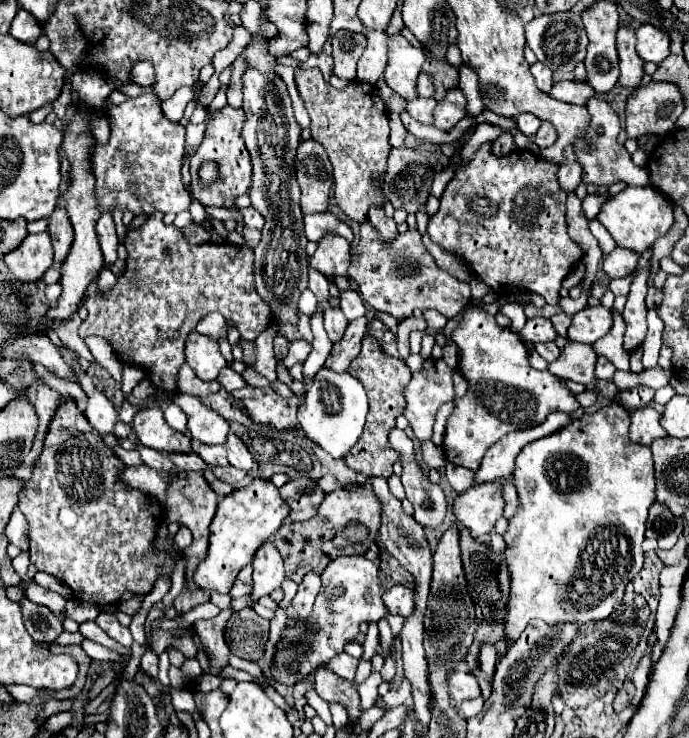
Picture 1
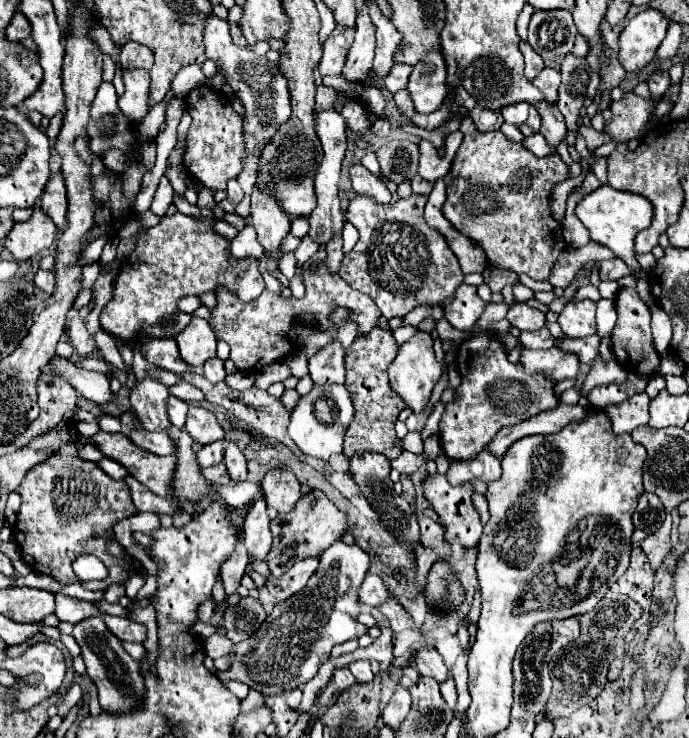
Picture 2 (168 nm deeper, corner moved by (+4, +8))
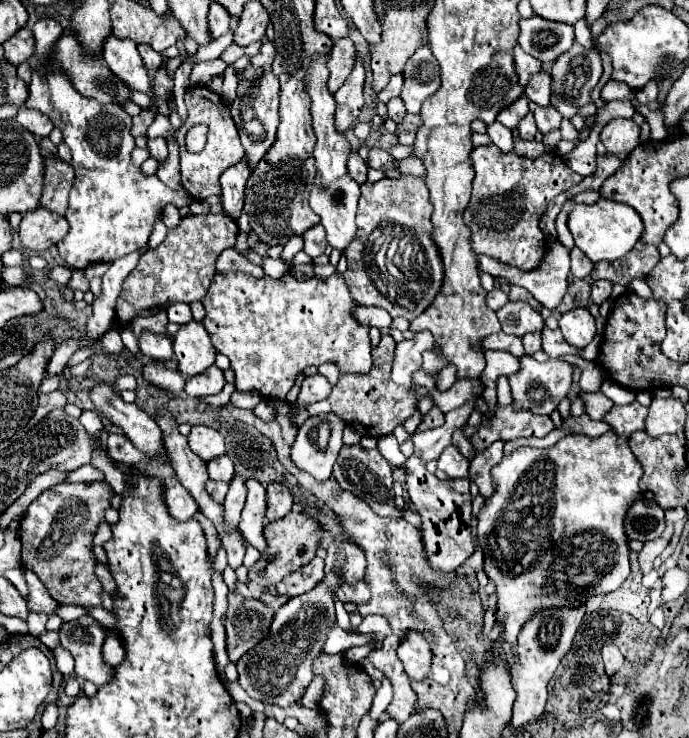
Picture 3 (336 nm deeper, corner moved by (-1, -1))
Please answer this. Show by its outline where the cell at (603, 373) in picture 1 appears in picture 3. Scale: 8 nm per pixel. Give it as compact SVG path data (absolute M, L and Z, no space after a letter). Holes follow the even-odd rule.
M545 326L541 336L543 336L543 352L553 360L557 360L565 354L573 354L573 356L581 354L581 348L573 348L571 344L565 342L565 338L561 336L561 330L549 330Z

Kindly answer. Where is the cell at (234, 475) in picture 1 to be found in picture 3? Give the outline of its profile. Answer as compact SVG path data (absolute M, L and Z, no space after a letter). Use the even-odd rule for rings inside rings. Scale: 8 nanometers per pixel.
M209 480L207 482L207 490L211 492L215 502L223 502L225 494L227 494L227 482L213 482L213 480Z

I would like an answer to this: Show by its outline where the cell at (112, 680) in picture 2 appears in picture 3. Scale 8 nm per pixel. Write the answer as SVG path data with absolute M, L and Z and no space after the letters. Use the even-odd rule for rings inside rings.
M83 616L79 620L65 622L59 636L61 646L67 648L75 658L75 674L79 678L93 682L97 688L113 680L115 668L103 658L105 630L95 618Z

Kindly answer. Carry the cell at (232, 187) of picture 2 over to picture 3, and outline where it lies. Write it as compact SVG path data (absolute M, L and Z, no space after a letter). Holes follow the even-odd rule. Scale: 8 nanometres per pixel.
M245 162L241 164L235 164L233 168L225 170L221 174L221 188L223 188L223 210L227 216L231 216L233 220L239 218L241 210L243 210L243 192L245 192L245 184L247 184L247 178L249 178L251 170L247 168Z

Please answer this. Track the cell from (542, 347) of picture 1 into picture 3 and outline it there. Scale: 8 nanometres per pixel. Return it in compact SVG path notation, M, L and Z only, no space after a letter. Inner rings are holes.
M531 332L523 336L523 346L525 346L525 354L535 354L541 350L541 332Z

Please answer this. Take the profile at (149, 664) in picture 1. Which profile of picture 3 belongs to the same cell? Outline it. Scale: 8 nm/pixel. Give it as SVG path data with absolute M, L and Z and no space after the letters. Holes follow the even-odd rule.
M107 636L105 646L103 646L103 656L105 662L111 666L119 666L121 660L125 660L125 646L117 636Z

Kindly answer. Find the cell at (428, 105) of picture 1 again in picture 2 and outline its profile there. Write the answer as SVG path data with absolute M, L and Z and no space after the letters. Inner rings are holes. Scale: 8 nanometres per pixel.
M406 89L394 93L394 103L396 103L398 111L400 111L404 117L408 117L408 119L416 113L416 111L414 111L414 105L412 105L412 99L410 99L410 95L408 95Z

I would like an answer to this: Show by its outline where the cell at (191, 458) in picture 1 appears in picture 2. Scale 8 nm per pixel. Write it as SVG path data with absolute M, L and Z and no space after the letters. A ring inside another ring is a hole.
M124 429L128 439L132 443L140 445L142 449L154 453L154 455L172 455L174 453L174 443L166 433L150 433L144 429Z

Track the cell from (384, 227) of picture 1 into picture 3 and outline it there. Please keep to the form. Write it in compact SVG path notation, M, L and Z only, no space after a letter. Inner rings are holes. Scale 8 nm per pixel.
M357 152L349 154L349 176L357 182L357 184L365 184L367 182L367 164L363 162L363 158Z

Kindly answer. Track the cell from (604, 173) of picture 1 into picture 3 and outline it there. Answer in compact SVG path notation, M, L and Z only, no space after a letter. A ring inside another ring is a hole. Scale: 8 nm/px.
M575 42L573 48L569 52L561 54L553 64L551 106L555 106L563 118L573 118L575 114L579 114L579 108L587 106L591 102L591 92L597 86L601 72L603 72L603 68L601 68L601 58L599 58L597 50L585 50Z

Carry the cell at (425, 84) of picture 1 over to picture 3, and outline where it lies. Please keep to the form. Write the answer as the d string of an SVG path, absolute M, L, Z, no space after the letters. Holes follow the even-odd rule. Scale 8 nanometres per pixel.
M397 74L397 76L393 76L391 80L389 80L389 84L379 92L379 100L381 102L389 102L393 96L399 96L401 94L401 88L403 88L403 74Z

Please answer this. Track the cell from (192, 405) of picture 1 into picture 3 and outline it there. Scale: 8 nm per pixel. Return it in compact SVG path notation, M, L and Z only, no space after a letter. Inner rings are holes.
M197 424L197 426L191 428L189 446L205 462L225 454L225 438L217 430L213 430L209 426L203 426L203 424Z

